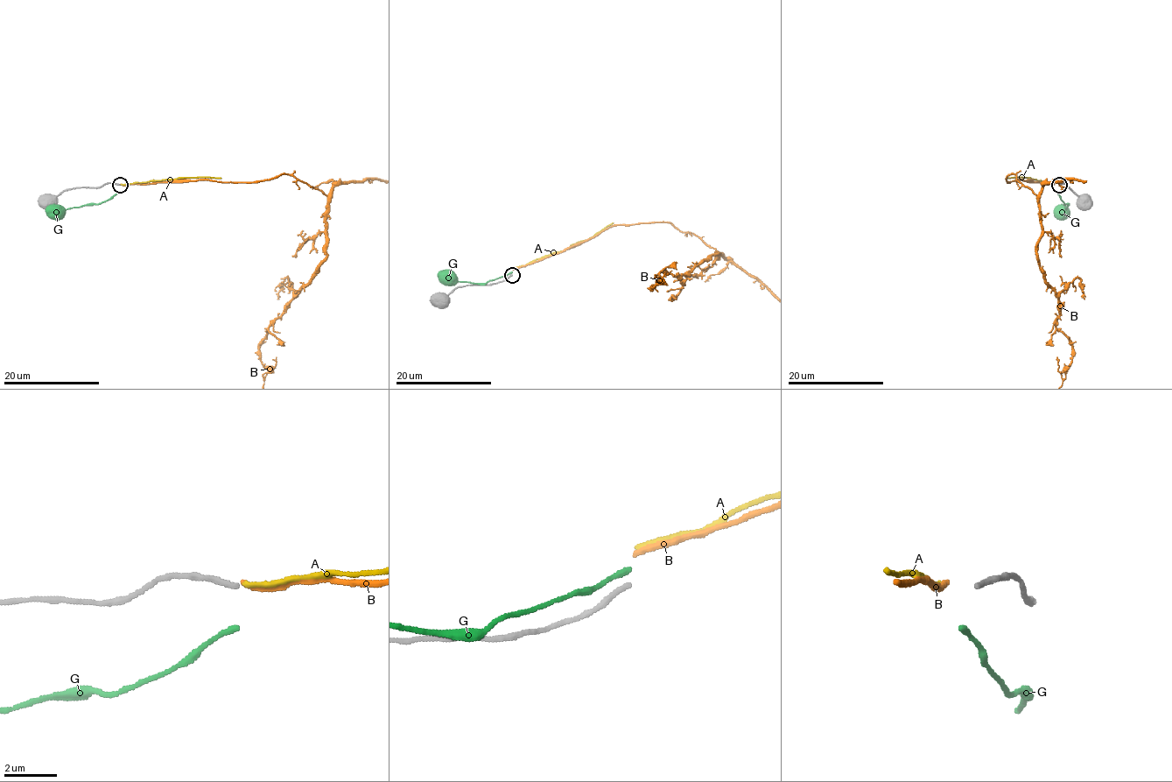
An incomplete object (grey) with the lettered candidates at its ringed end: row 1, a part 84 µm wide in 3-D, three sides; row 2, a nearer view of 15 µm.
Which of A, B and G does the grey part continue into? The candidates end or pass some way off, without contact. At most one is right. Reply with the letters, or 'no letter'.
no letter

